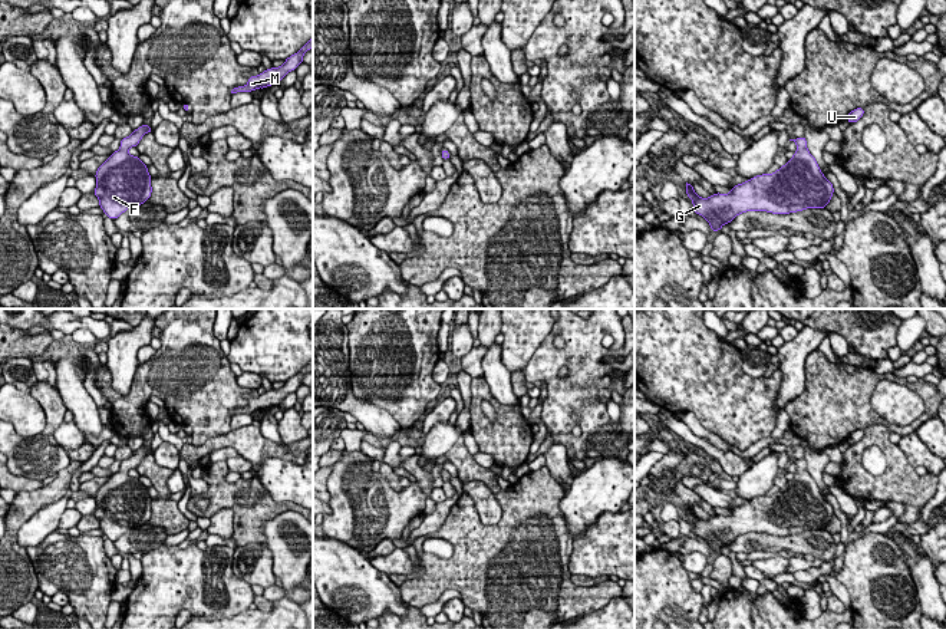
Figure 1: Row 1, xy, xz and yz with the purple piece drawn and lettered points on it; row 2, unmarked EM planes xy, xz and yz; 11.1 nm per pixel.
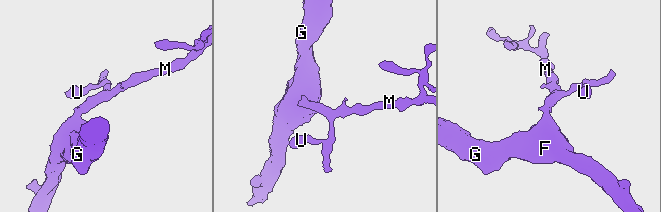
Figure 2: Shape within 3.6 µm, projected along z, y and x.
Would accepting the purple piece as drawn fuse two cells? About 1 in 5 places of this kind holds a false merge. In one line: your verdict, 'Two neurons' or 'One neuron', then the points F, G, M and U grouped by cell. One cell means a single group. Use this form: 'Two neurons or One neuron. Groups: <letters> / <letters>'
One neuron. Groups: F G M U

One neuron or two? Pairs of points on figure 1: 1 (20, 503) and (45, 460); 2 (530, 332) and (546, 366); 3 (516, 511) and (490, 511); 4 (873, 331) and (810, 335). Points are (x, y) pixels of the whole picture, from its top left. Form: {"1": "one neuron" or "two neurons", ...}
{"1": "two neurons", "2": "two neurons", "3": "two neurons", "4": "two neurons"}

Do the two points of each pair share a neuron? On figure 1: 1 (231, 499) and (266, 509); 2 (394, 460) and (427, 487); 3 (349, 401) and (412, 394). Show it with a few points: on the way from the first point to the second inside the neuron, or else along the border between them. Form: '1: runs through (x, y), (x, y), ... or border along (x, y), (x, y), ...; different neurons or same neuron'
1: runs through (240, 499), (249, 499), (257, 506); same neuron
2: runs through (404, 463), (409, 464), (422, 477); same neuron
3: border along (348, 368), (352, 392), (389, 414); different neurons

